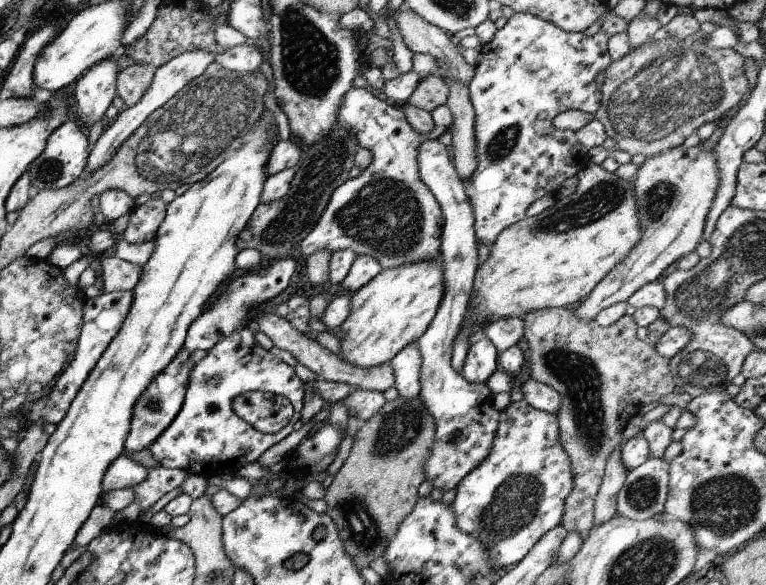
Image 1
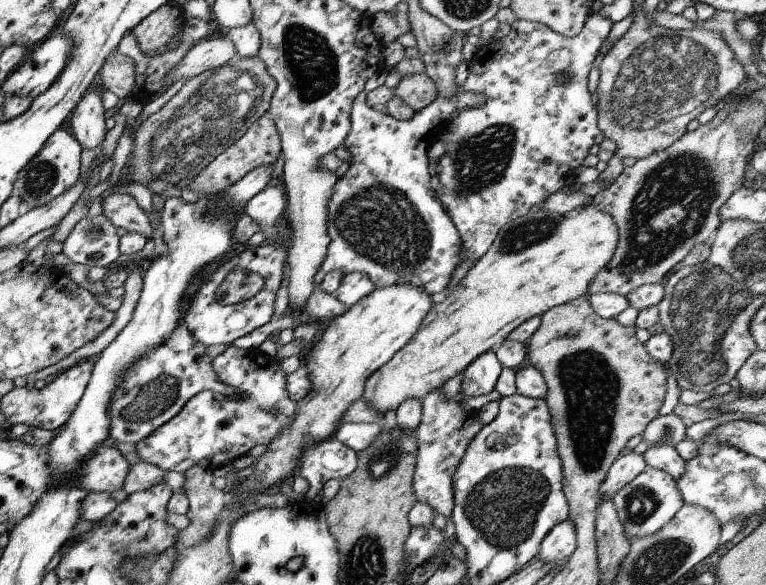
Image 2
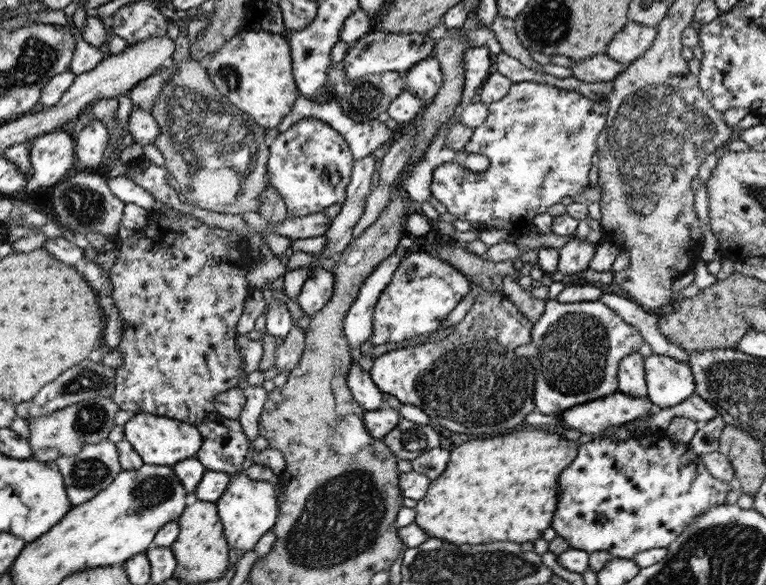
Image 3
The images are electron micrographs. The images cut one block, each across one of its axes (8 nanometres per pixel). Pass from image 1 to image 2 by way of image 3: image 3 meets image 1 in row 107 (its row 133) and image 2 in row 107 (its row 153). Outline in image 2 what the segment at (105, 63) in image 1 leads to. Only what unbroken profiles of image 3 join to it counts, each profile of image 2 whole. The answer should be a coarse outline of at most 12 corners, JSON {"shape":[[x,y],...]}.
{"shape":[[87,92],[69,118],[82,148],[98,150],[105,137],[101,93]]}

